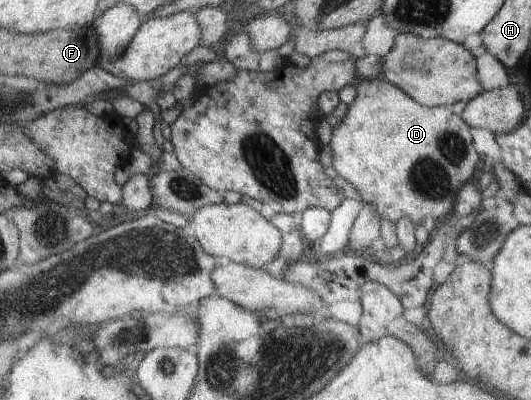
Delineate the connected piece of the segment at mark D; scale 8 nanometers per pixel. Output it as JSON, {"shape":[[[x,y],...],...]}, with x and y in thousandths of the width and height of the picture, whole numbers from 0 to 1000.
{"shape":[[[684,195],[674,205],[670,253],[657,265],[652,298],[625,323],[621,430],[663,458],[678,480],[680,505],[702,513],[721,550],[748,563],[757,545],[768,543],[783,565],[804,555],[817,560],[851,523],[859,483],[851,473],[868,473],[889,443],[900,385],[885,358],[885,323],[840,268],[795,268],[753,218],[719,198]]]}

